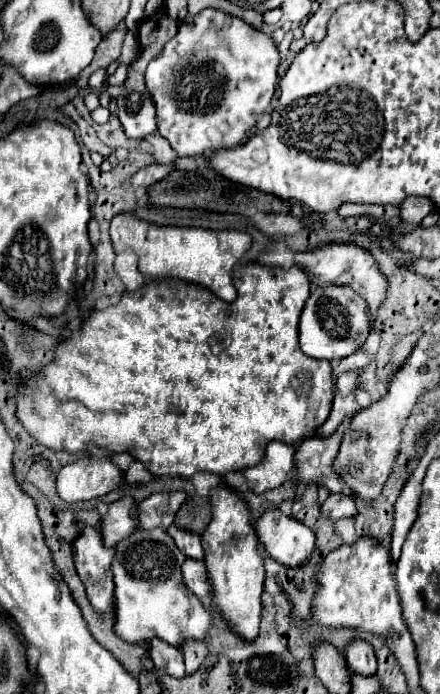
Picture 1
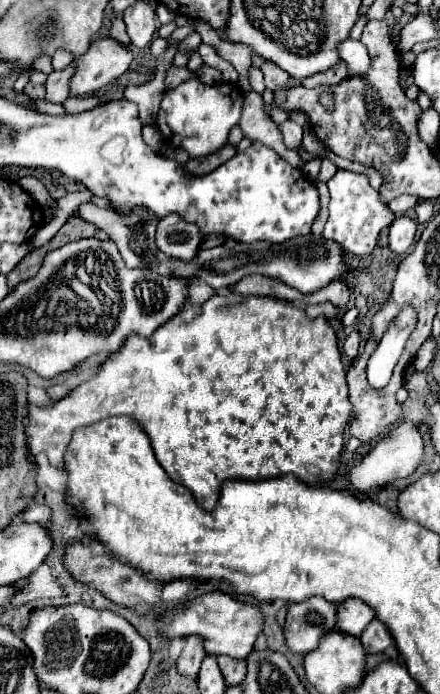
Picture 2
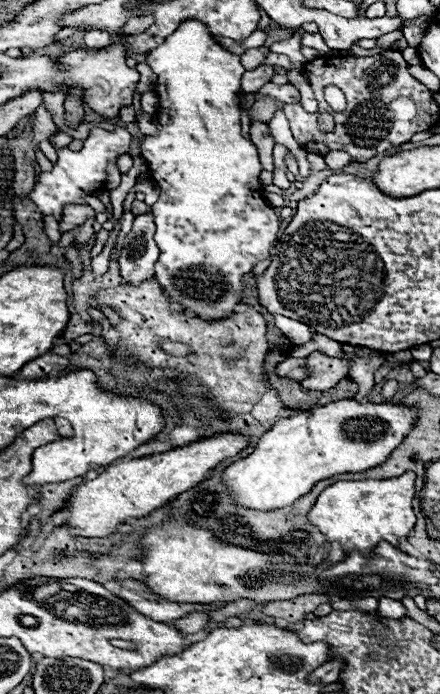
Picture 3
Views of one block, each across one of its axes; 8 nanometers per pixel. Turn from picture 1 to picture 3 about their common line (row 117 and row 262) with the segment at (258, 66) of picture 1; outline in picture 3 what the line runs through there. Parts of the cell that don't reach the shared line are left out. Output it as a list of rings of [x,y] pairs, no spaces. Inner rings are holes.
[[[188,20],[164,40],[154,52],[146,56],[146,64],[158,76],[156,92],[160,98],[160,108],[170,112],[158,112],[158,122],[154,136],[142,140],[142,158],[148,162],[152,178],[160,186],[160,198],[152,206],[152,216],[156,222],[156,242],[160,248],[160,258],[156,262],[156,280],[164,294],[178,302],[182,310],[194,312],[200,320],[214,322],[224,320],[234,314],[236,306],[242,304],[244,274],[270,258],[270,248],[278,238],[278,216],[264,200],[260,186],[262,164],[258,158],[258,148],[250,138],[242,136],[240,124],[240,102],[242,88],[240,78],[246,72],[240,58],[226,52],[216,40],[204,30],[204,24]]]

